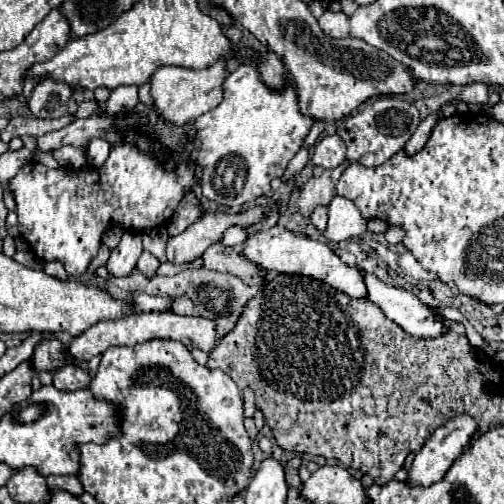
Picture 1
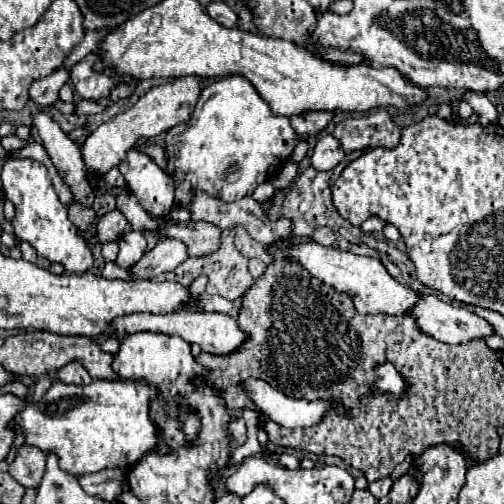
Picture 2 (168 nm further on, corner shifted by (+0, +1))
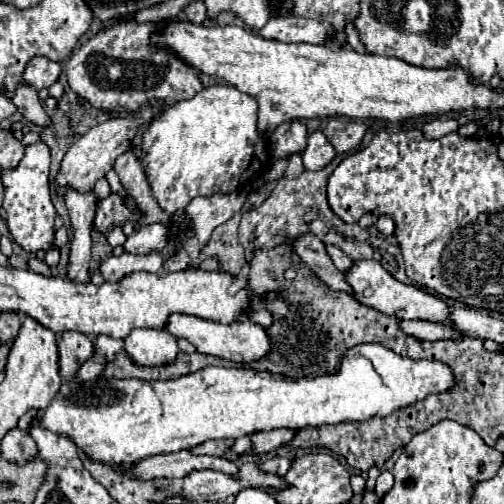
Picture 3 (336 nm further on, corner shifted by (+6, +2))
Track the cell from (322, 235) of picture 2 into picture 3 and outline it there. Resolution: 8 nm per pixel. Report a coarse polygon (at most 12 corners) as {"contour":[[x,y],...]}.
{"contour":[[328,246],[328,256],[340,272],[352,266],[350,260],[340,248]]}

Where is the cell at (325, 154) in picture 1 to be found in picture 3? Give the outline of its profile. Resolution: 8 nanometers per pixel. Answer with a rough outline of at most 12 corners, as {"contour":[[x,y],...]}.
{"contour":[[322,132],[308,136],[306,170],[322,170],[336,152]]}

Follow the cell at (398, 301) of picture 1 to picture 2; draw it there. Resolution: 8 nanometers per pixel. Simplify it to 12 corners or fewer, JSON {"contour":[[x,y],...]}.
{"contour":[[424,295],[412,315],[442,343],[494,335],[466,307]]}

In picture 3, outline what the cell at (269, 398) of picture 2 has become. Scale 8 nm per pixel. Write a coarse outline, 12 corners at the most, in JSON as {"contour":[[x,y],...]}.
{"contour":[[358,344],[330,376],[208,366],[64,382],[40,426],[92,462],[362,422],[454,384]]}

